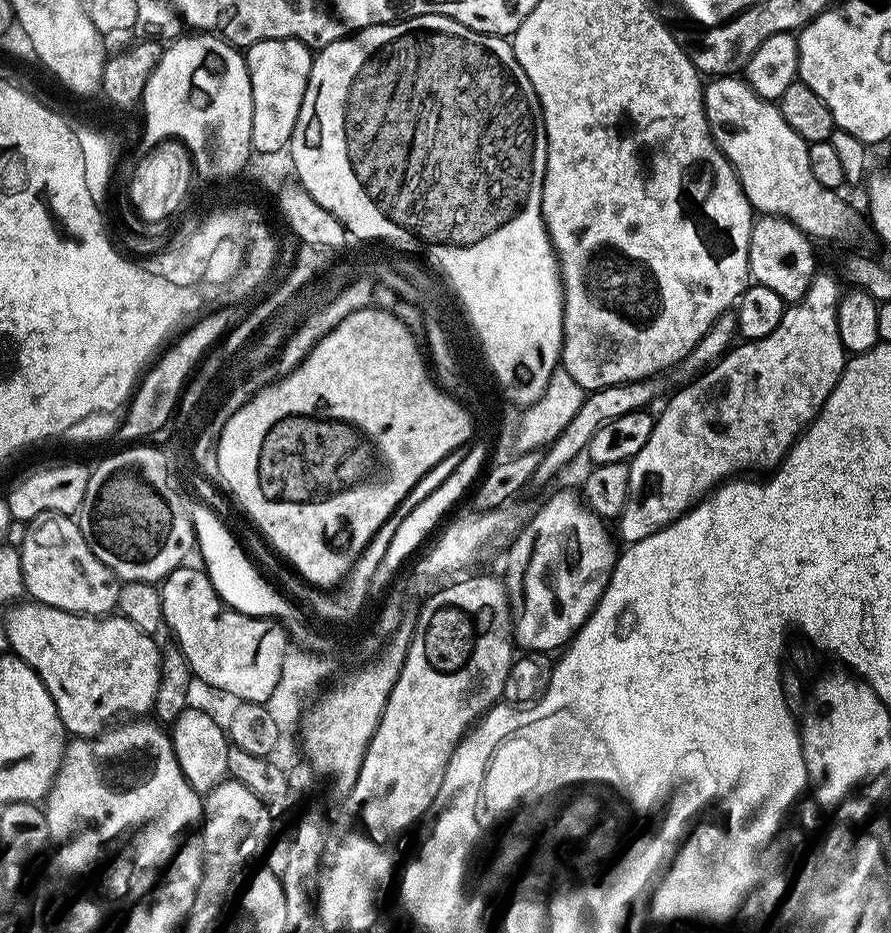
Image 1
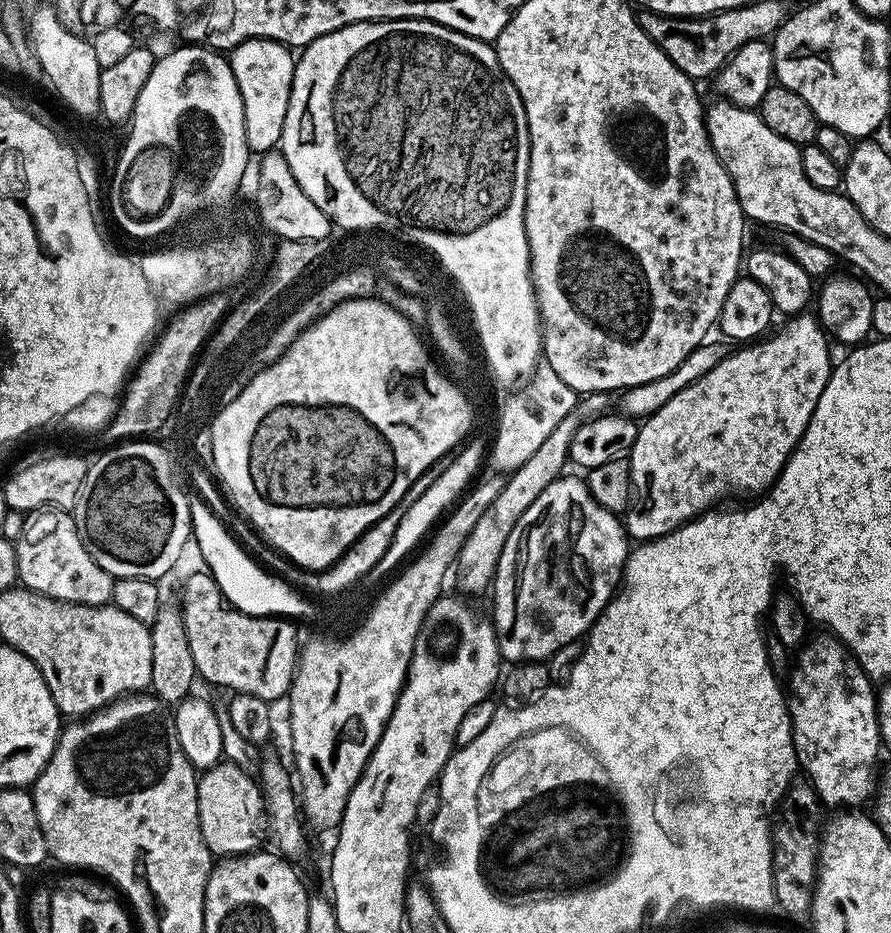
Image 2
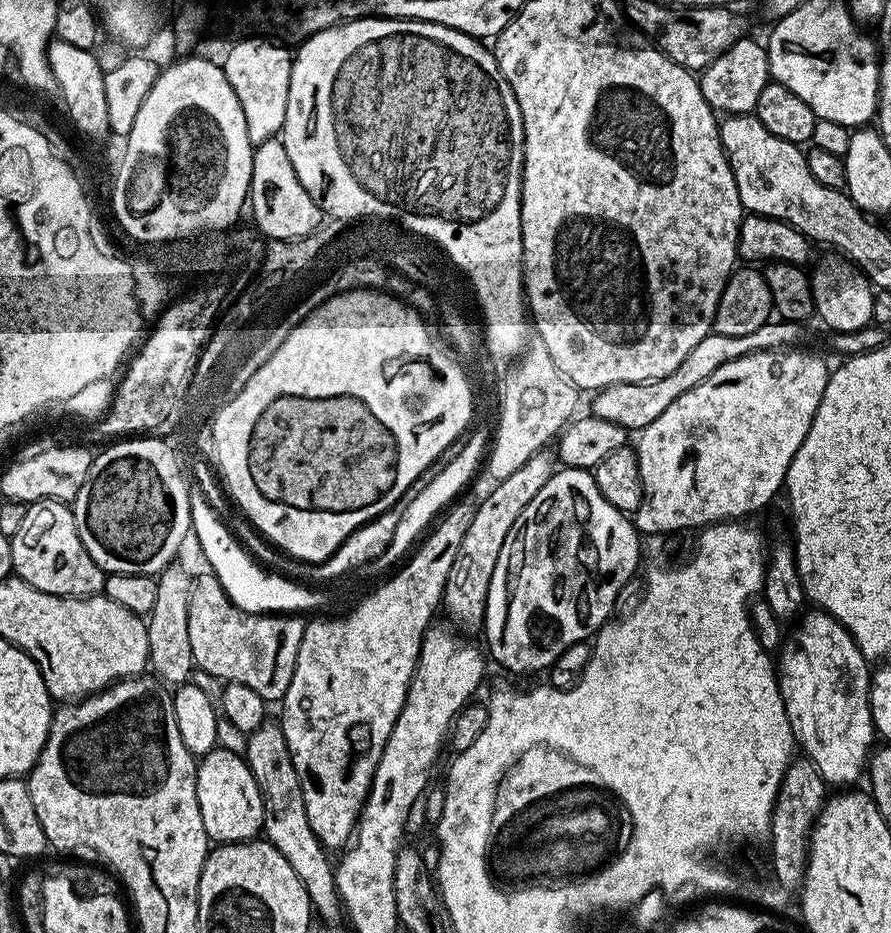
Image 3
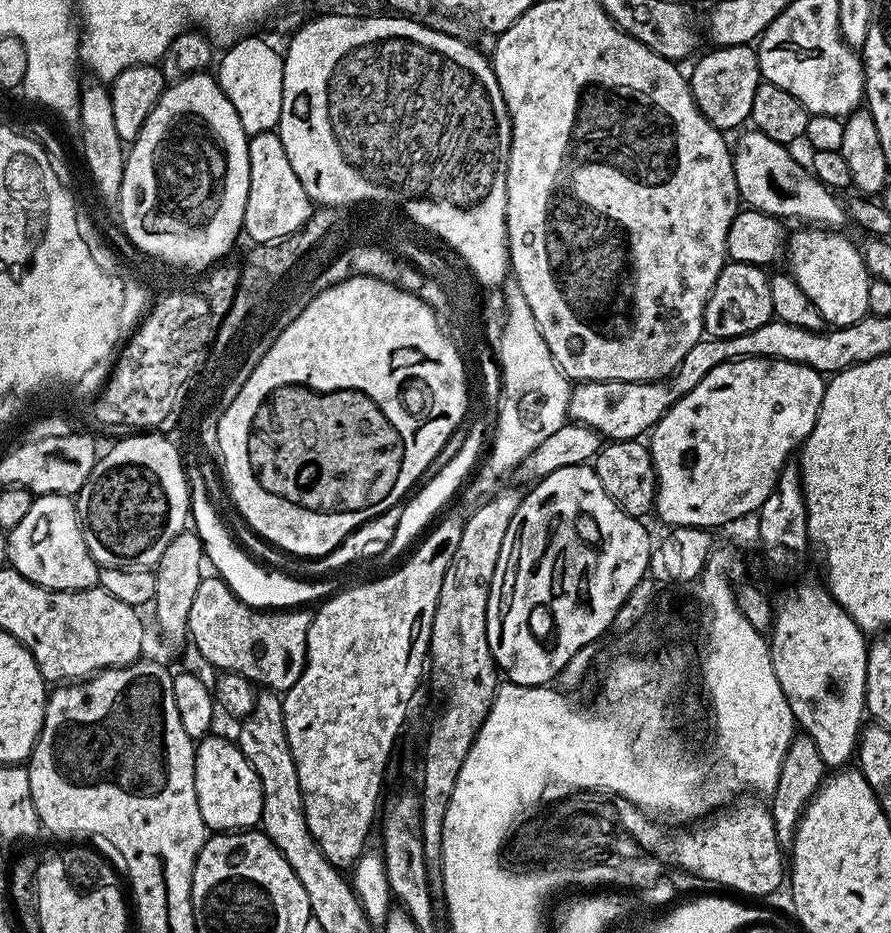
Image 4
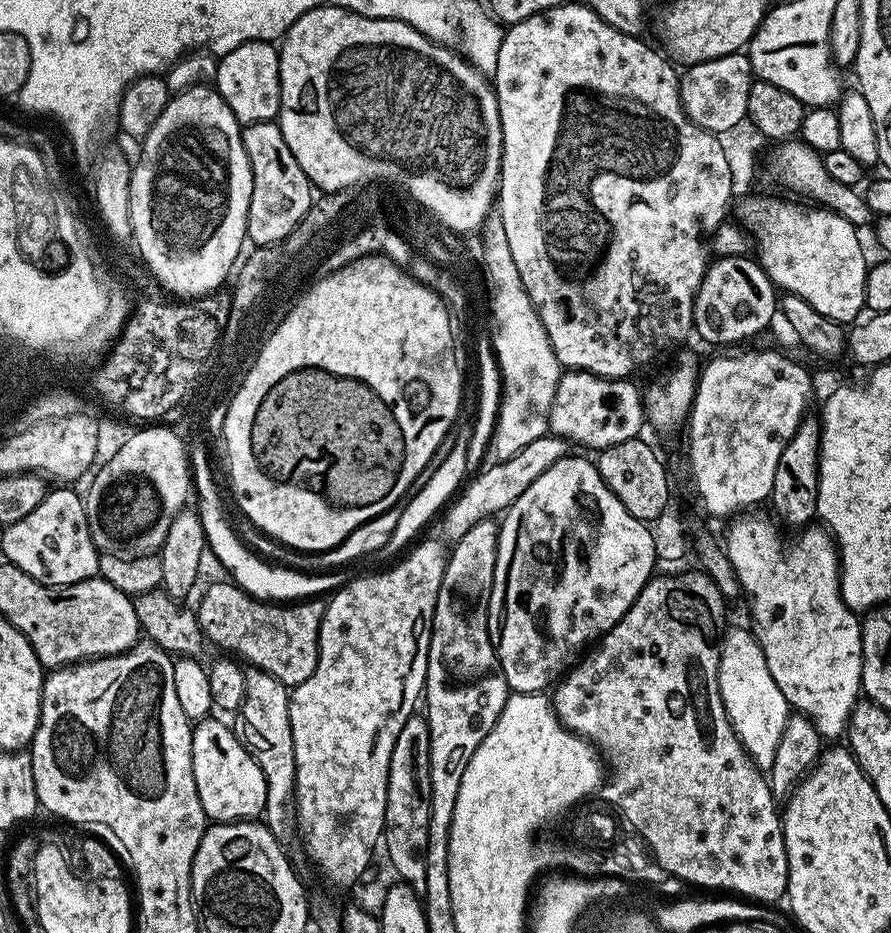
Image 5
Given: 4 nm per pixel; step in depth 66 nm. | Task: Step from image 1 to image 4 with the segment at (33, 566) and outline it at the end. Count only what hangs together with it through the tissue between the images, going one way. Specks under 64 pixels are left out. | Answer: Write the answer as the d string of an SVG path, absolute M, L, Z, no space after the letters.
M36 496L30 510L26 510L26 518L18 522L8 532L7 563L18 570L30 582L43 588L53 588L56 592L77 592L83 588L97 587L101 567L90 554L90 546L86 546L86 538L82 538L80 513L76 510L76 500L70 496Z

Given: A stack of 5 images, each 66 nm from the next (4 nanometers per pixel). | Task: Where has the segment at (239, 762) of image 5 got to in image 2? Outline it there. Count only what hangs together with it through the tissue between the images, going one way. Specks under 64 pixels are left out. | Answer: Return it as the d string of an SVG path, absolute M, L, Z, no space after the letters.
M227 762L216 764L199 777L196 793L202 838L213 857L243 856L257 851L264 836L266 840L268 812L264 809L264 794L261 785L252 779L249 773Z

